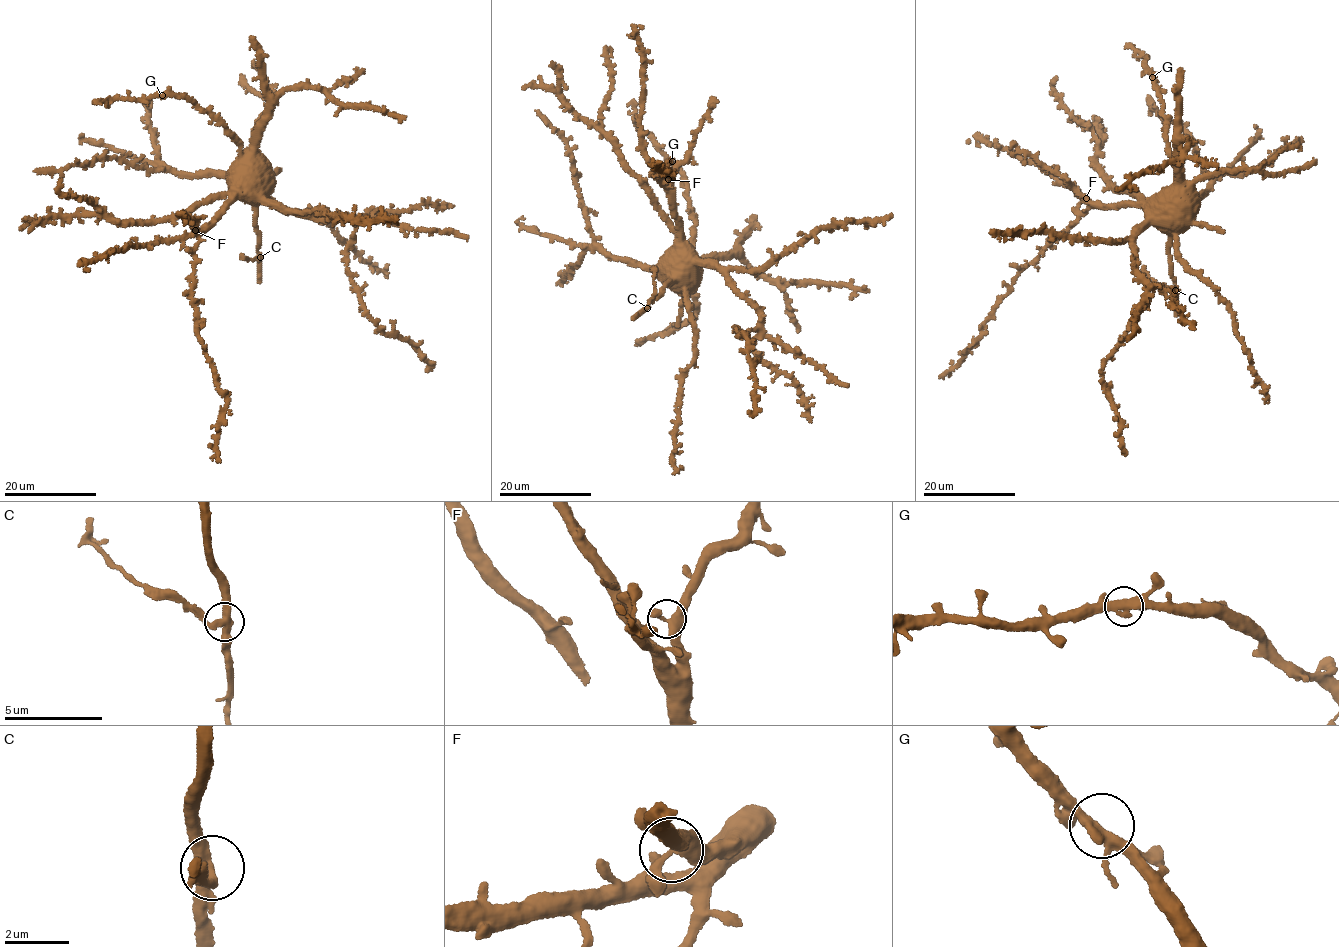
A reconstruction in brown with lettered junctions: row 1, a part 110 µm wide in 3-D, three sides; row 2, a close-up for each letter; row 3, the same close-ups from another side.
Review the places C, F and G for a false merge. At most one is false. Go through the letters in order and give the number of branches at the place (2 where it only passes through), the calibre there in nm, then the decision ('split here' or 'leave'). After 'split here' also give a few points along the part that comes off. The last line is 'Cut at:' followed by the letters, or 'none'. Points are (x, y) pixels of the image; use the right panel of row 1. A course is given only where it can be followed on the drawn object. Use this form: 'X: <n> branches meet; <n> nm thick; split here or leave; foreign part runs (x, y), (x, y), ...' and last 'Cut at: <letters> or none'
C: 3 branches meet; 340 nm thick; split here; foreign part runs (1175, 291), (1147, 277), (1143, 266)
F: 3 branches meet; 340 nm thick; leave
G: 3 branches meet; 360 nm thick; leave
Cut at: C

